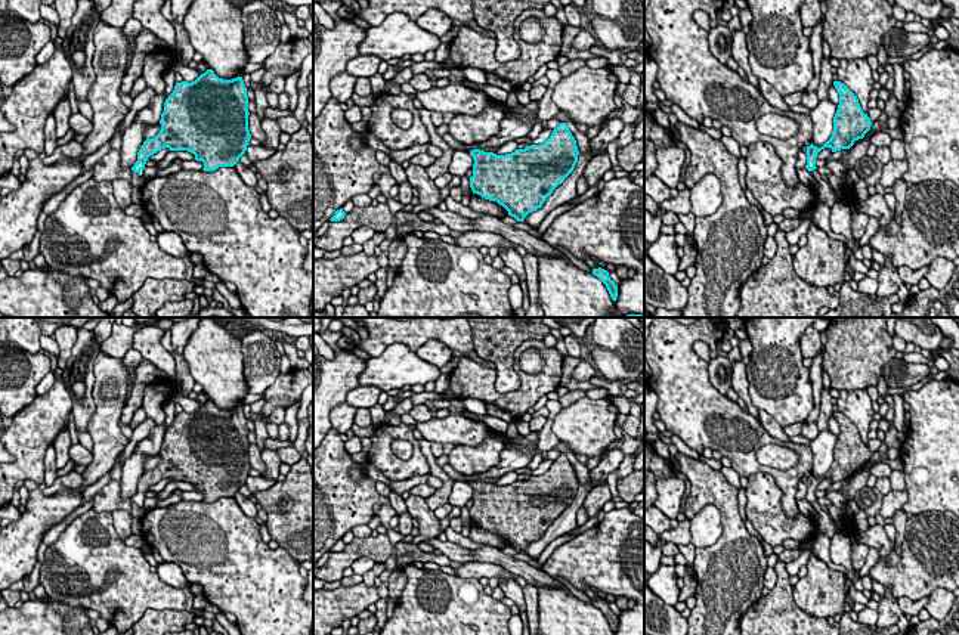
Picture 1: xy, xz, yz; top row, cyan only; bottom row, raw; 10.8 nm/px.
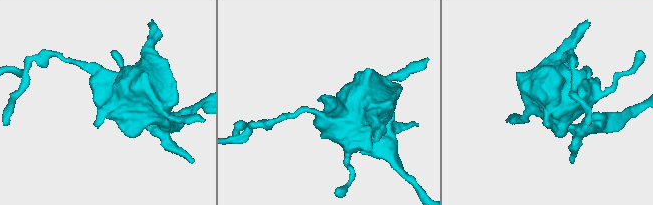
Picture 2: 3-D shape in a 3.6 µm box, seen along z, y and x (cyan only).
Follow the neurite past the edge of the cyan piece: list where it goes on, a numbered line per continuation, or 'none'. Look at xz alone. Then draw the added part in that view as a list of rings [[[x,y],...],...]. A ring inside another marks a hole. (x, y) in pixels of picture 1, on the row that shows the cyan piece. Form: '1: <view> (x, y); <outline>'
none

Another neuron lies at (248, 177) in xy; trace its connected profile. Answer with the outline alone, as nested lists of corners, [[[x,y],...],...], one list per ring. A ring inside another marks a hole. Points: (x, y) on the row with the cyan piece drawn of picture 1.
[[[238,161],[233,168],[236,170],[236,173],[239,174],[239,177],[242,179],[242,182],[245,185],[248,185],[250,188],[256,188],[257,186],[257,177],[256,173],[253,173],[250,170],[250,167],[244,165],[241,161]]]

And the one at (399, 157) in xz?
[[[430,143],[417,145],[403,151],[390,151],[387,152],[387,155],[390,157],[392,161],[402,164],[403,161],[411,159],[417,154],[427,152],[429,148],[430,148]]]

